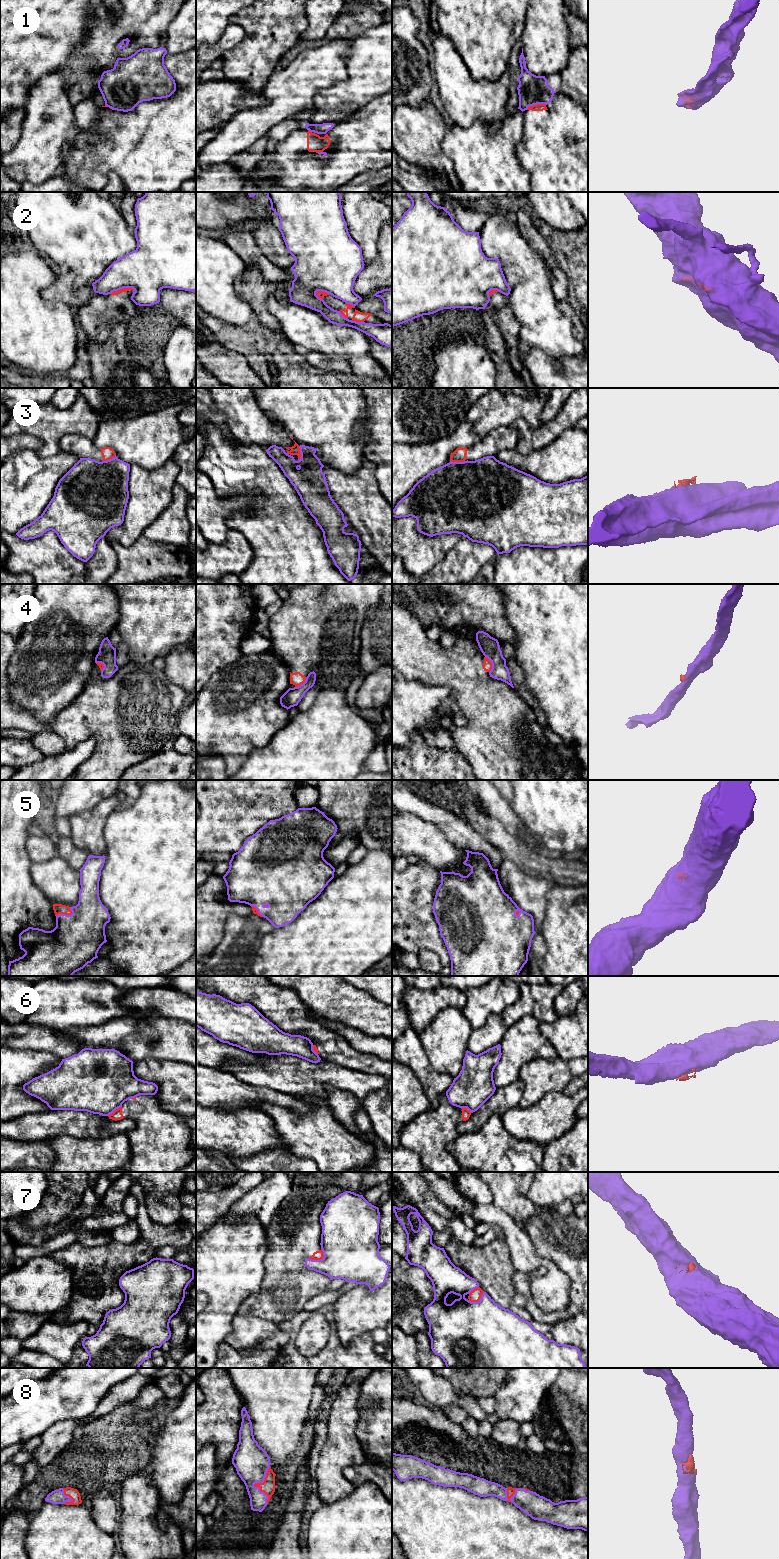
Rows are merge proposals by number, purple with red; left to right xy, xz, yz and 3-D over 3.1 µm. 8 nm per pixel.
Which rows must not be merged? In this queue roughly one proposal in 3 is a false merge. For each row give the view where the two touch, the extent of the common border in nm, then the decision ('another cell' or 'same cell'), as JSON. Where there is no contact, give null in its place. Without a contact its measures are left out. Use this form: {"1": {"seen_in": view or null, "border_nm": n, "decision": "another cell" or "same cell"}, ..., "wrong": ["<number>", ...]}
{"1": {"seen_in": "yz", "border_nm": 170, "decision": "another cell"}, "2": {"seen_in": "xy", "border_nm": 200, "decision": "another cell"}, "3": {"seen_in": "xz", "border_nm": 120, "decision": "another cell"}, "4": {"seen_in": "yz", "border_nm": 140, "decision": "another cell"}, "5": {"seen_in": "xy", "border_nm": 140, "decision": "same cell"}, "6": {"seen_in": "xy", "border_nm": 140, "decision": "another cell"}, "7": {"seen_in": "xz", "border_nm": 140, "decision": "another cell"}, "8": {"seen_in": "xz", "border_nm": 300, "decision": "same cell"}, "wrong": ["1", "2", "3", "4", "6", "7"]}

